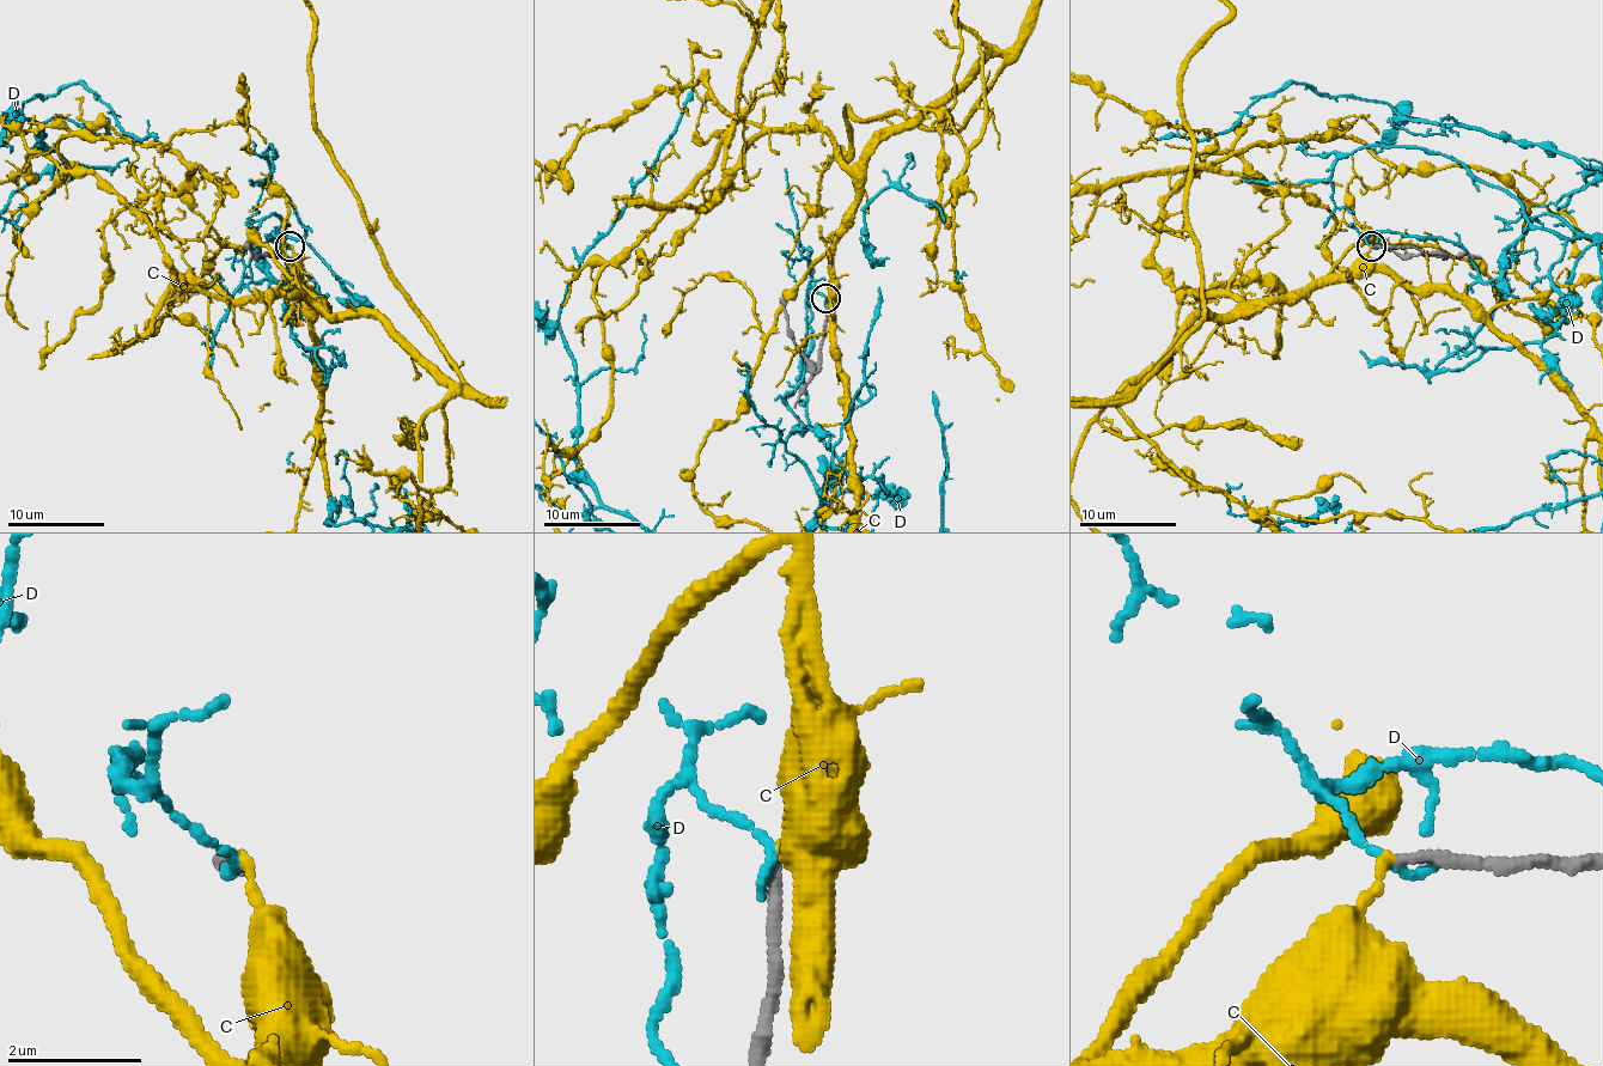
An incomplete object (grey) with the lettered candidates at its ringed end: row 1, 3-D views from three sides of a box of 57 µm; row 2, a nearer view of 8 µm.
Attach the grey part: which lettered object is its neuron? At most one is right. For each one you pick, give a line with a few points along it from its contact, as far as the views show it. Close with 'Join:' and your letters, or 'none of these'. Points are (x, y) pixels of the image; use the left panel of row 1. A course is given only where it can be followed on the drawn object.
Join: none of these

